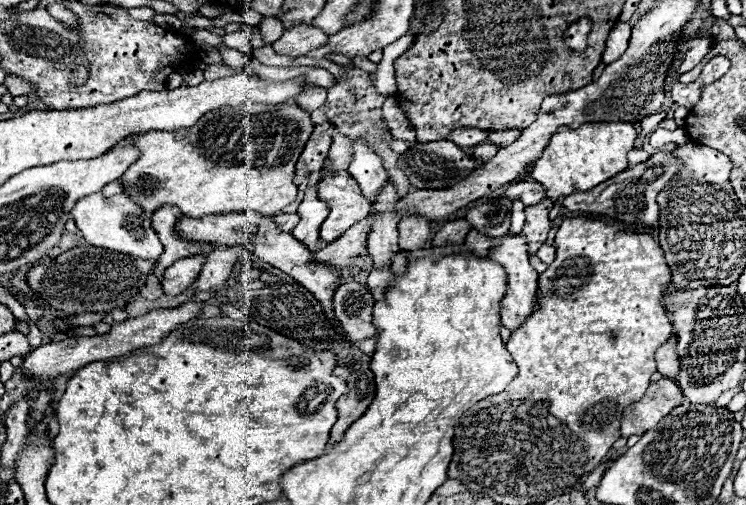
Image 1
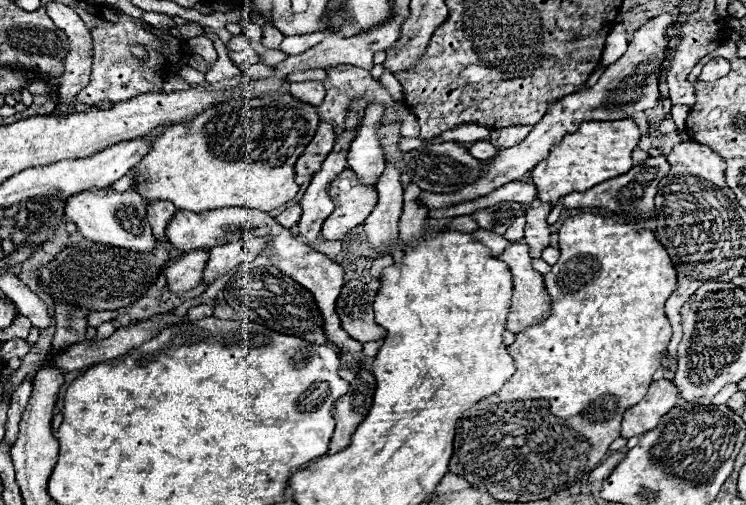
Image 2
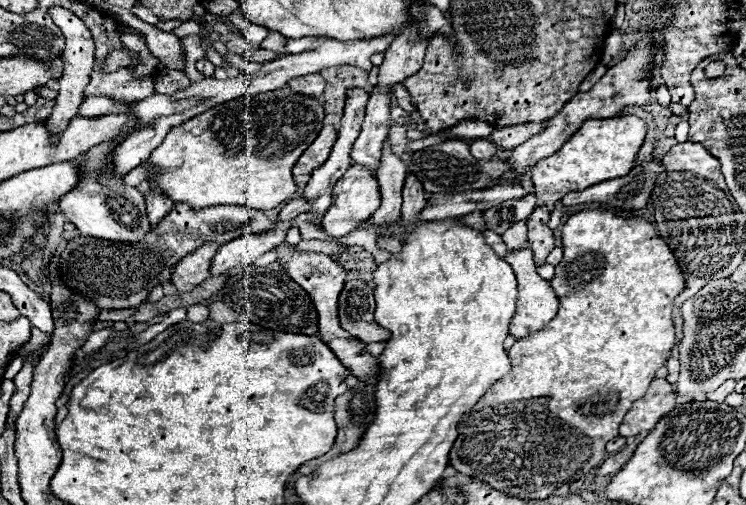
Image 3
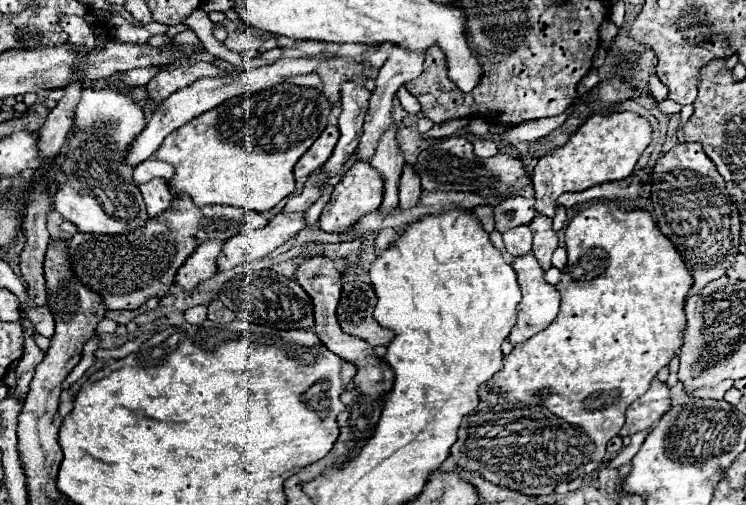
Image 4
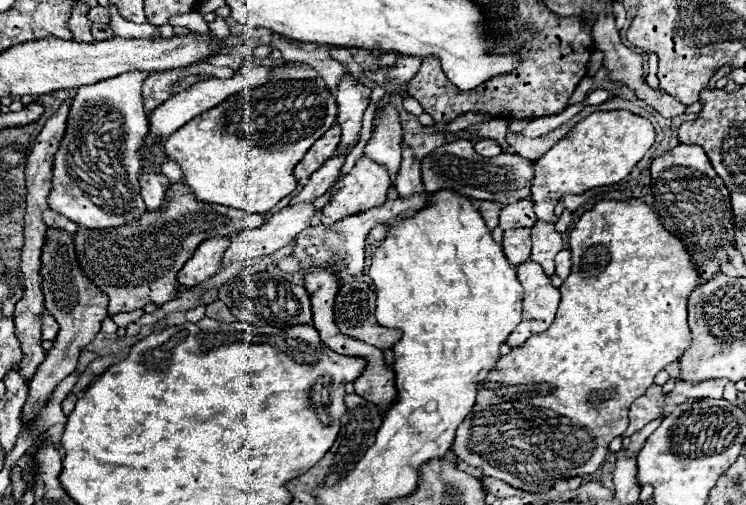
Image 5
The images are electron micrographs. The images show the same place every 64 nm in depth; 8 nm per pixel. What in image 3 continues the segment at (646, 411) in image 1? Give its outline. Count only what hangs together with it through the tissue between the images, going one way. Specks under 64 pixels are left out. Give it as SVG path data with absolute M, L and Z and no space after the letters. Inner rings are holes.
M654 380L644 398L634 402L628 410L624 422L620 424L620 436L630 438L640 432L648 432L656 422L676 406L674 386L666 380Z

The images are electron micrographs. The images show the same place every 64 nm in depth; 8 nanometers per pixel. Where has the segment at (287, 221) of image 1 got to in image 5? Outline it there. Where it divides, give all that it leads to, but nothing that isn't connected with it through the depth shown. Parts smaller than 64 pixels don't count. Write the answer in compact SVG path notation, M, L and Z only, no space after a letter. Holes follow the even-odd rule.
M342 154L340 158L330 158L328 162L324 162L308 180L308 184L302 188L300 194L296 194L292 200L290 200L290 206L292 204L302 204L302 202L312 202L316 200L318 196L322 196L330 184L336 180L336 176L340 174L340 168L344 164L344 158L346 154Z

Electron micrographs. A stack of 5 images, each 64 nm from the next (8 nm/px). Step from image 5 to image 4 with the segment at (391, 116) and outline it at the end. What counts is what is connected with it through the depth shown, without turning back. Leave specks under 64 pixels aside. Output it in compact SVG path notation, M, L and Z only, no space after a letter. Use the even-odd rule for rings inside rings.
M392 124L380 138L370 164L382 174L384 180L384 202L378 208L378 214L388 216L398 208L398 182L404 170L404 158L396 144L396 124Z

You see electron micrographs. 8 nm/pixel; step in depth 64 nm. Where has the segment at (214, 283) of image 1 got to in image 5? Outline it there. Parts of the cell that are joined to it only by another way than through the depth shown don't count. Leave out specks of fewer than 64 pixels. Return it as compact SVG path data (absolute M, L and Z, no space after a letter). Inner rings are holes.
M310 202L308 204L298 204L298 206L286 206L286 208L282 208L280 212L276 212L274 216L270 216L268 222L264 222L260 228L244 230L236 238L232 238L228 250L222 256L222 266L228 266L234 260L244 262L244 260L254 260L254 258L260 258L260 256L268 256L268 254L284 248L286 244L290 244L296 238L296 234L300 234L304 228L310 226L312 216L314 216L314 206Z

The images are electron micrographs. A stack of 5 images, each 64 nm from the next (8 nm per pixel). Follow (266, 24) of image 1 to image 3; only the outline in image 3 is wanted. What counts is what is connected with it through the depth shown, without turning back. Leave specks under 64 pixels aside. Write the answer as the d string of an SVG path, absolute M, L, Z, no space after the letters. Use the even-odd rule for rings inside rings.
M268 30L268 36L262 40L260 48L266 48L266 50L276 50L276 52L284 54L284 42L286 42L286 38L284 38L282 34Z

